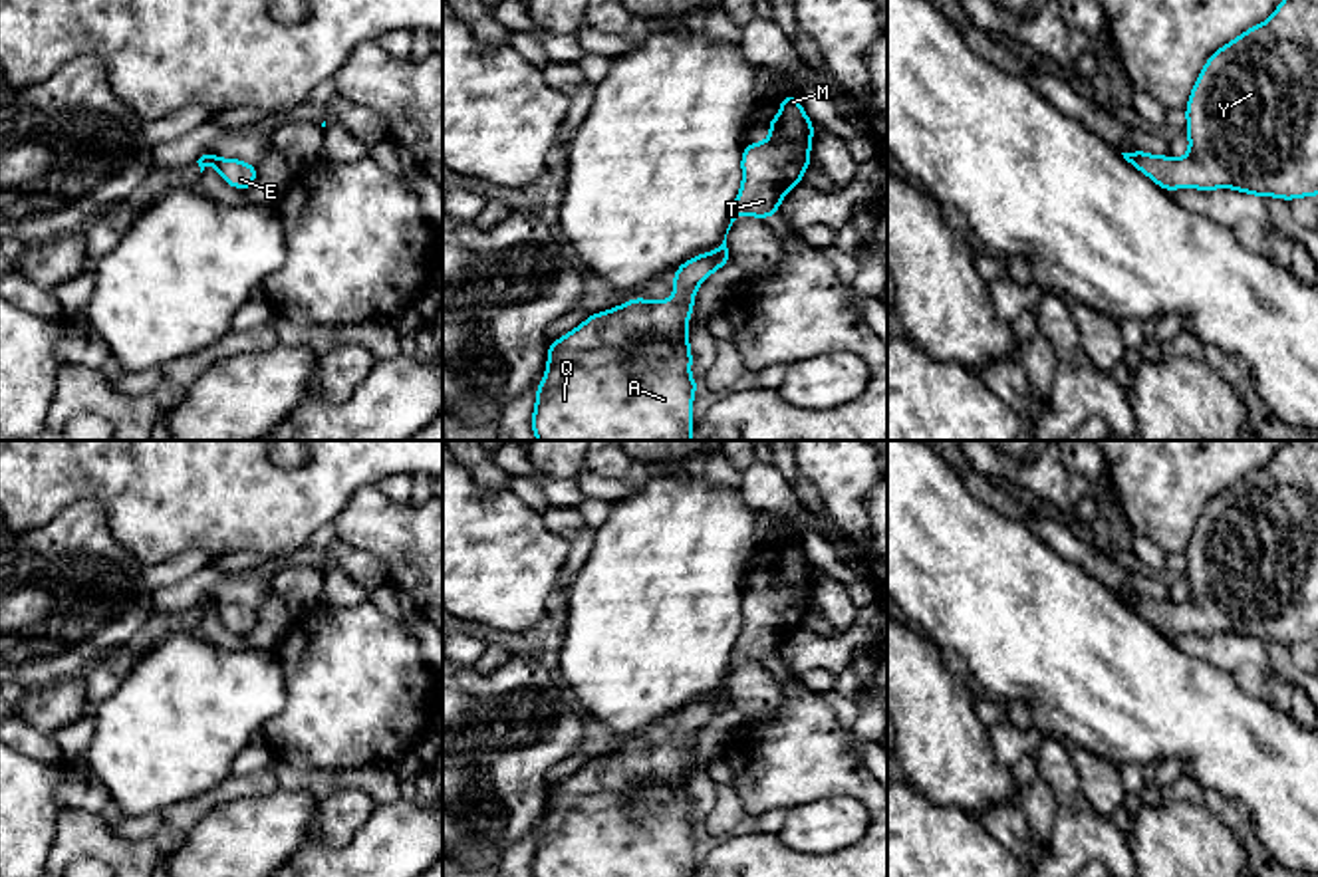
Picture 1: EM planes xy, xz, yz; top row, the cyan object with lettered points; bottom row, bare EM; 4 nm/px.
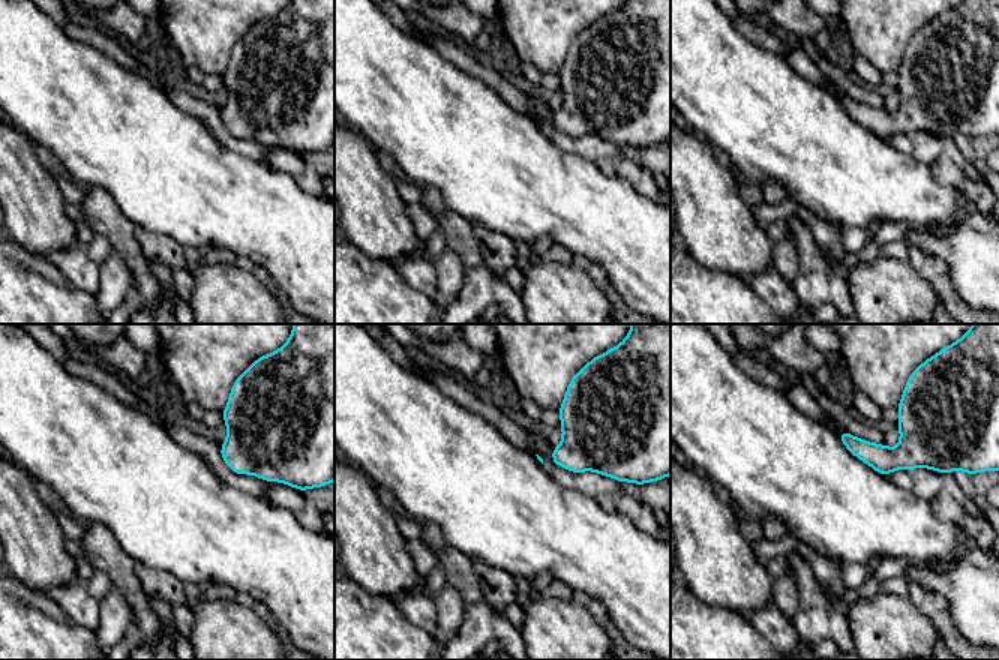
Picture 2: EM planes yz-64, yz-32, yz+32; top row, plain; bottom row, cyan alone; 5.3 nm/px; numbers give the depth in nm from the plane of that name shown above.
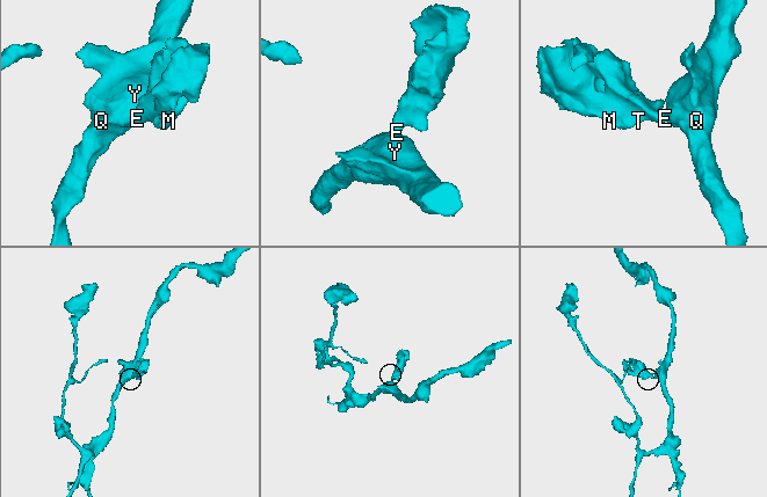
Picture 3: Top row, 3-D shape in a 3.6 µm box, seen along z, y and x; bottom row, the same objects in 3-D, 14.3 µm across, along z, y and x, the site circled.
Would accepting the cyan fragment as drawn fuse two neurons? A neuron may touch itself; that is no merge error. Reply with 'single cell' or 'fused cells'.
single cell

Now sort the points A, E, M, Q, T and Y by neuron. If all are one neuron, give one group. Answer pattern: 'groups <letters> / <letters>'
groups A E M Q T Y

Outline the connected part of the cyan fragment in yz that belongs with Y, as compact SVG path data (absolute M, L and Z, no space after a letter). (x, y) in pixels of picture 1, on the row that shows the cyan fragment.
M1282 0L1272 16L1219 48L1185 105L1185 159L1121 153L1163 190L1235 188L1282 200L1318 194L1318 0Z

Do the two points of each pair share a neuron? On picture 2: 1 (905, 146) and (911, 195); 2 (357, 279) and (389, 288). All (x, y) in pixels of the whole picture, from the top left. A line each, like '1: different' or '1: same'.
1: different
2: same

